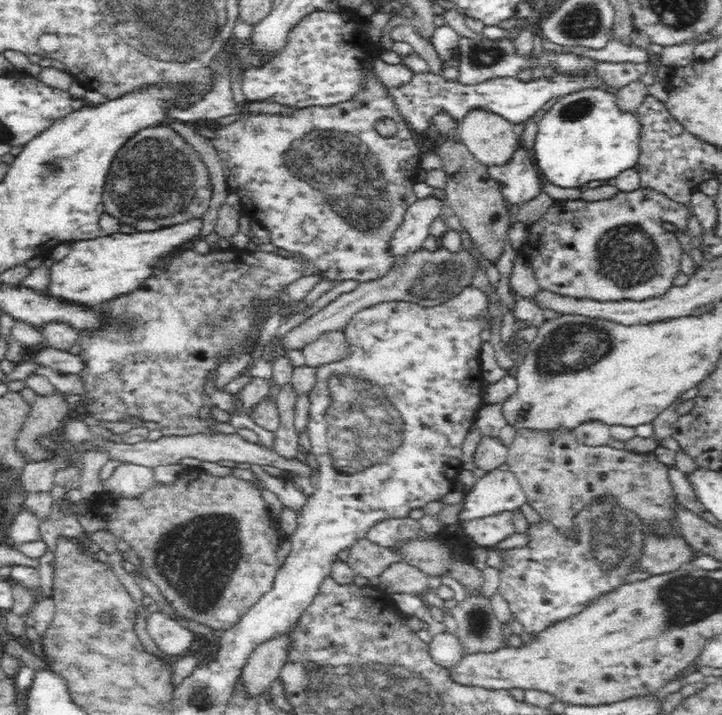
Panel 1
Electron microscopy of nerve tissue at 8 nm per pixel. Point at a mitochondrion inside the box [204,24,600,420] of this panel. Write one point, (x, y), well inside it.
(334, 165)

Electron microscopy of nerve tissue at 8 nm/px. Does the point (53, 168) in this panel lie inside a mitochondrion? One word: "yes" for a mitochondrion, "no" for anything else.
yes

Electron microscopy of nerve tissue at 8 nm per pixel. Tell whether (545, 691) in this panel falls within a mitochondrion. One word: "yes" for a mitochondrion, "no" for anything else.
no

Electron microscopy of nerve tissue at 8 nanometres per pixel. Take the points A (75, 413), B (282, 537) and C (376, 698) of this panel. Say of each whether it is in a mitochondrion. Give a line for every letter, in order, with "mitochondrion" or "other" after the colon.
A: other
B: other
C: mitochondrion

